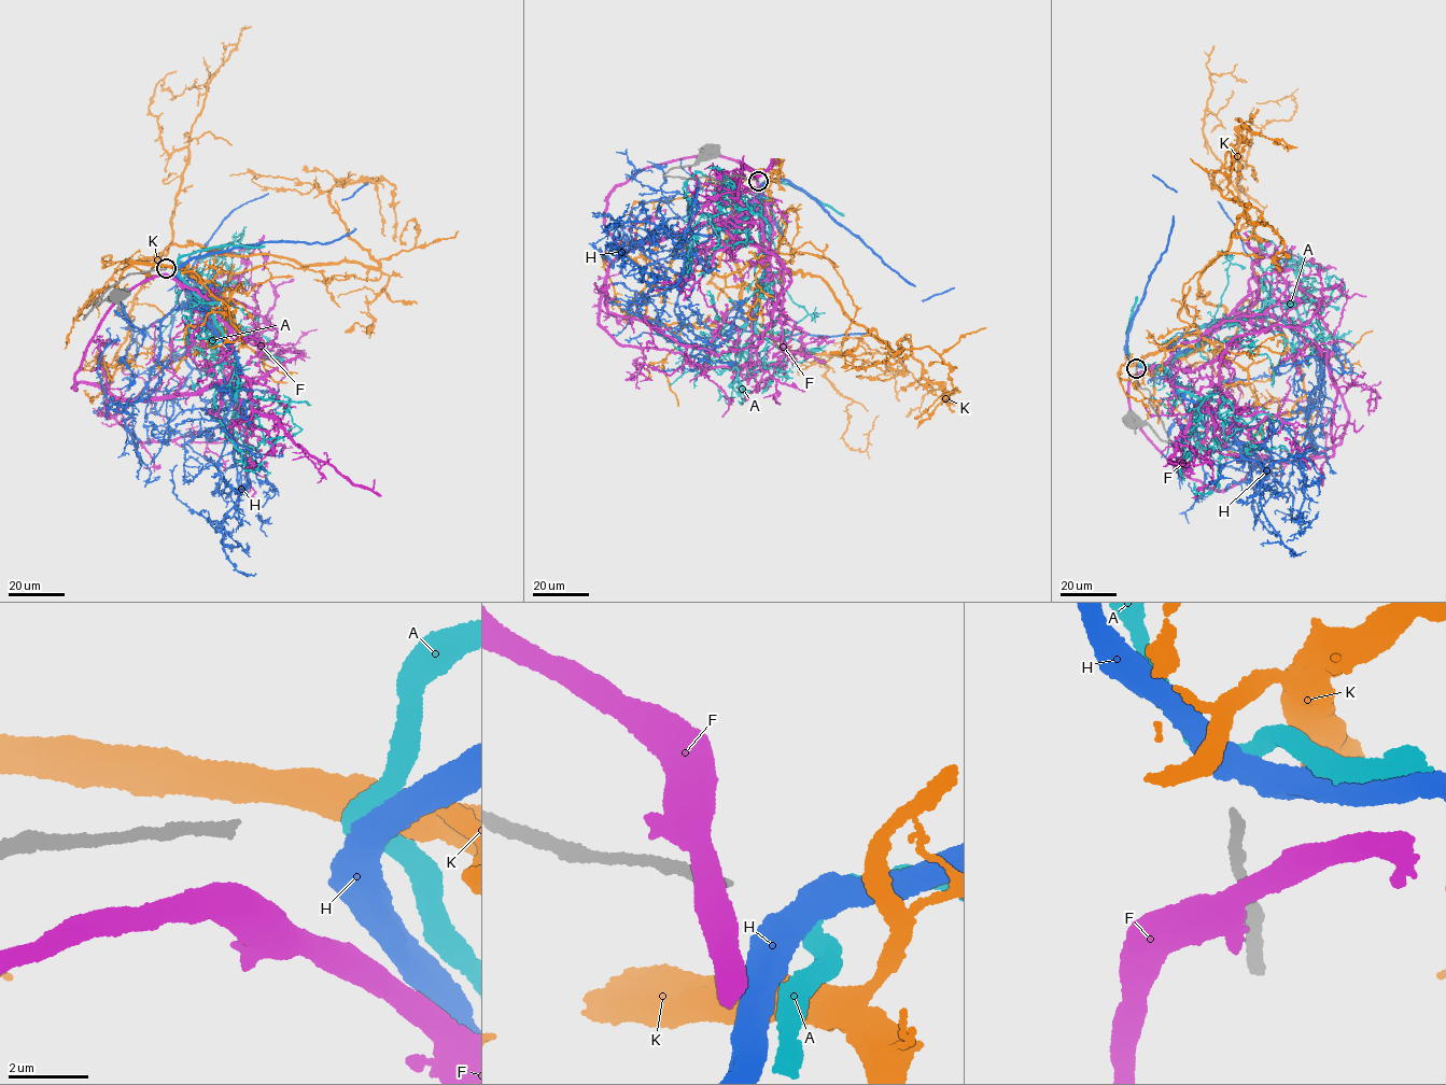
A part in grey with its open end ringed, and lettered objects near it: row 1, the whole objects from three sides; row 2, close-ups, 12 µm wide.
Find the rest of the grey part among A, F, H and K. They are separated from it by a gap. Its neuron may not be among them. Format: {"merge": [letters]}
{"merge": ["H"]}

